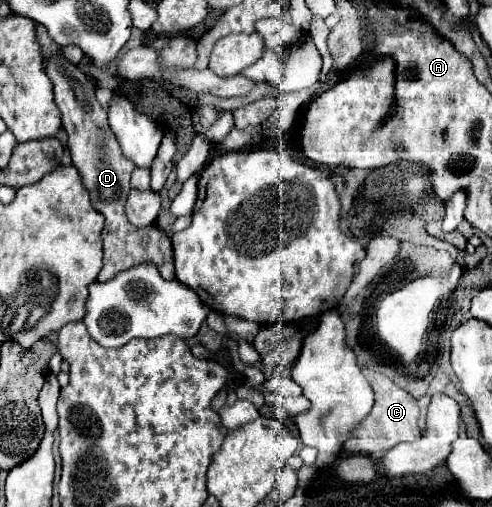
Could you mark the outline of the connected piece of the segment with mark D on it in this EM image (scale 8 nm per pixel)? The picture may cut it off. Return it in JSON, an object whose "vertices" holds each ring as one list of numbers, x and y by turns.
{"vertices":[[35,23,37,27,37,39,41,39,41,51,45,51,45,73,53,79,53,93,55,93,55,103,61,111,61,121,63,129,69,135,69,149,71,149,71,159,73,165,77,167,83,185,87,187,91,195,93,207,105,215,105,227,103,227,103,267,99,271,97,281,107,281,115,277,119,271,125,271,133,265,151,261,159,267,161,277,165,279,175,279,173,271,173,245,171,239,157,227,149,225,145,229,129,227,129,221,125,217,125,199,129,195,129,177,135,165,123,157,121,147,109,129,107,123,107,113,95,99,95,85,81,73,81,69,75,63,65,63,61,59,61,47,49,39,49,33,45,27]]}

